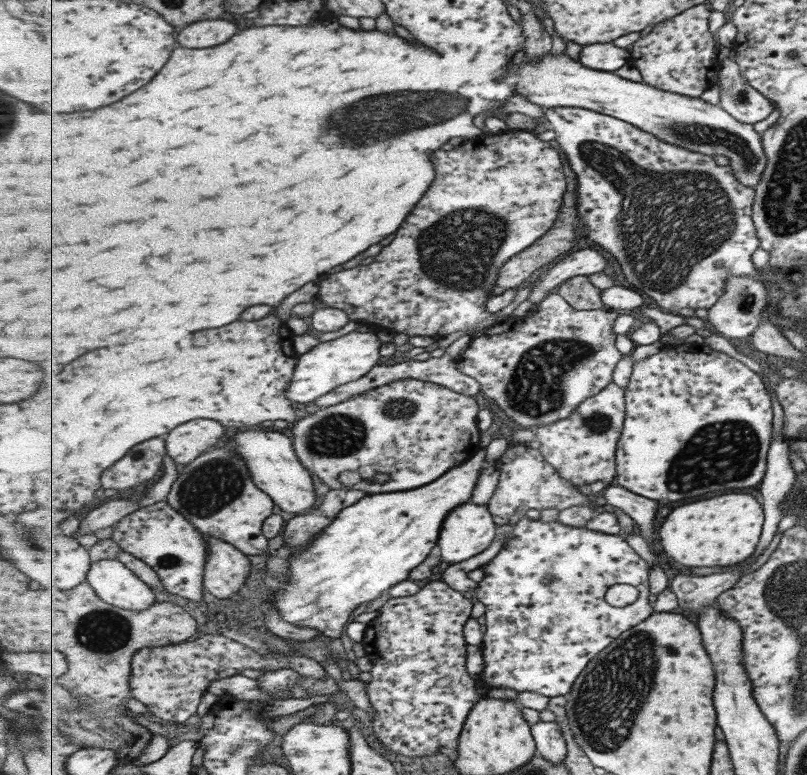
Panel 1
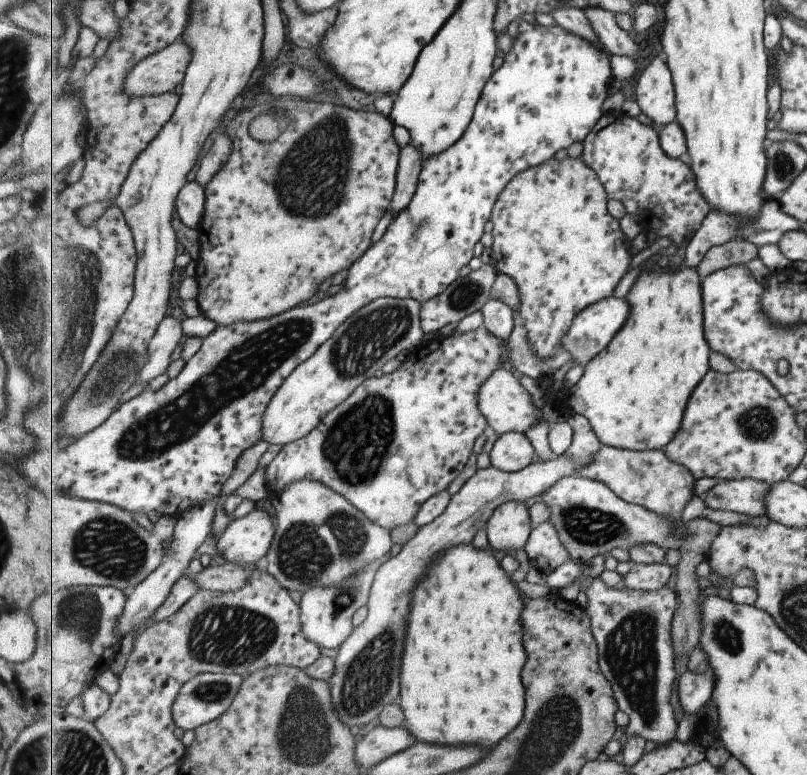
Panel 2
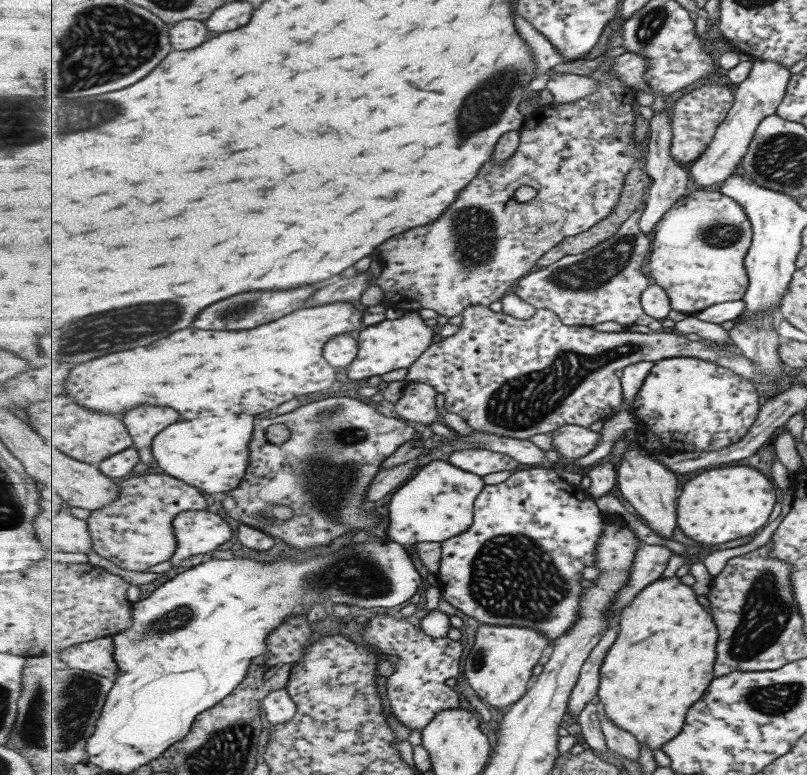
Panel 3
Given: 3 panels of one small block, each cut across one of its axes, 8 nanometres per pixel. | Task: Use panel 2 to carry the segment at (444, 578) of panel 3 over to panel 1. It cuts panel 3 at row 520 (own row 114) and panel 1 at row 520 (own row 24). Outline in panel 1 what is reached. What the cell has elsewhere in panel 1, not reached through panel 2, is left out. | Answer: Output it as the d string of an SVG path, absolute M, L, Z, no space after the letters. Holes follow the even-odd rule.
M519 516L514 522L514 529L511 532L510 539L504 544L499 554L484 566L485 578L478 583L475 593L472 595L474 599L478 599L485 606L485 633L484 642L481 645L482 657L484 660L483 671L478 676L482 685L488 688L506 688L518 692L537 692L548 696L549 698L565 696L571 692L573 682L579 678L579 674L587 668L587 664L591 660L596 659L601 652L607 649L607 646L614 640L617 640L623 632L637 627L639 624L648 620L654 613L653 607L649 604L650 589L650 570L653 564L641 558L639 552L628 543L628 540L621 534L613 535L612 533L604 533L594 531L585 527L569 526L559 521L542 522L539 519L531 520L531 518ZM616 584L631 584L640 590L639 598L629 606L614 607L609 604L606 599L607 591Z

